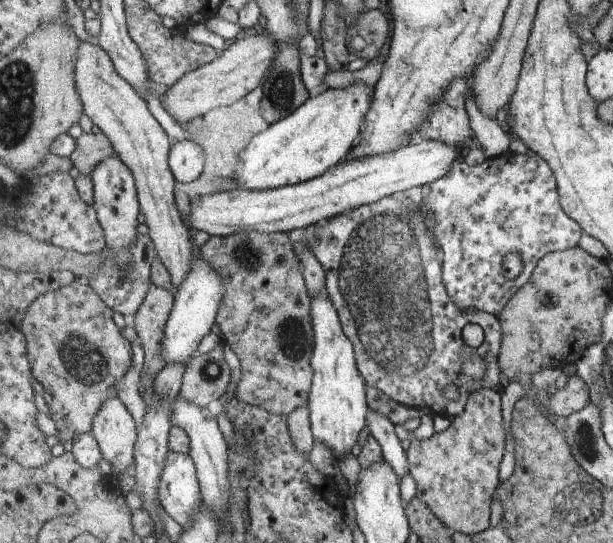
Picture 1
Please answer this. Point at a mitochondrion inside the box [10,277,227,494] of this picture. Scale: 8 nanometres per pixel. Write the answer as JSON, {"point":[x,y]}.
{"point":[64,354]}

